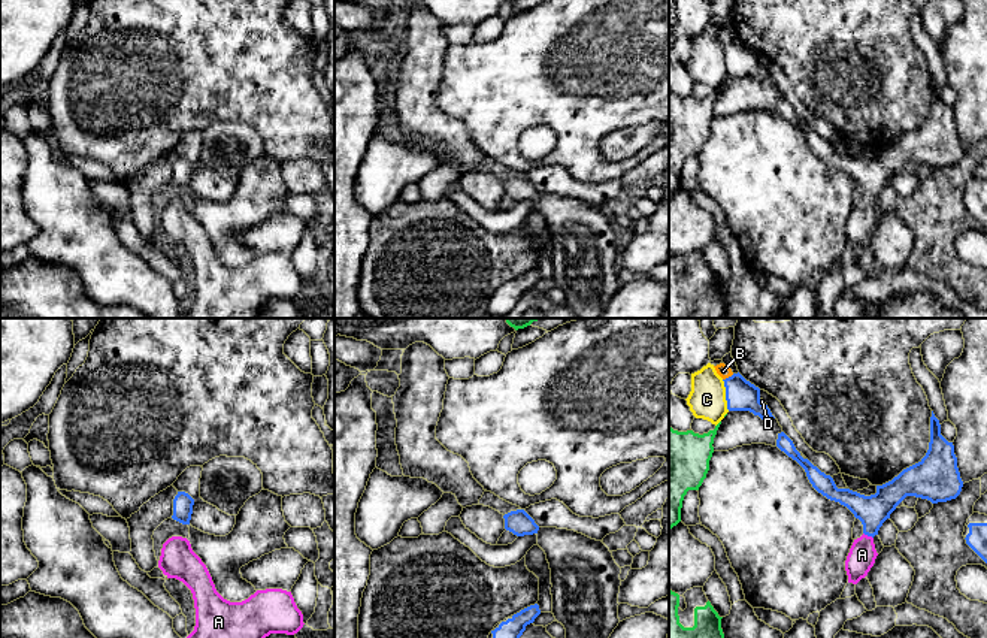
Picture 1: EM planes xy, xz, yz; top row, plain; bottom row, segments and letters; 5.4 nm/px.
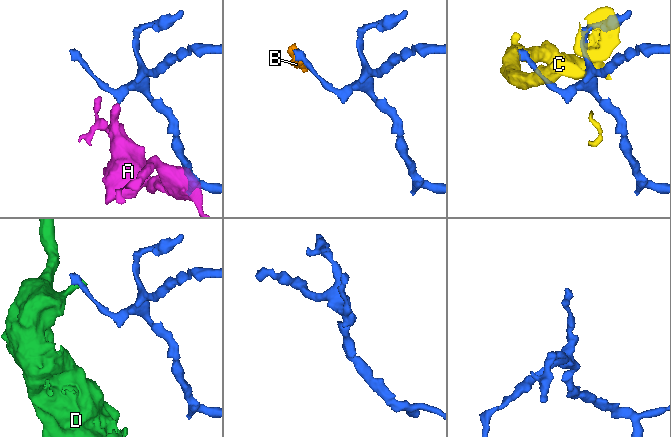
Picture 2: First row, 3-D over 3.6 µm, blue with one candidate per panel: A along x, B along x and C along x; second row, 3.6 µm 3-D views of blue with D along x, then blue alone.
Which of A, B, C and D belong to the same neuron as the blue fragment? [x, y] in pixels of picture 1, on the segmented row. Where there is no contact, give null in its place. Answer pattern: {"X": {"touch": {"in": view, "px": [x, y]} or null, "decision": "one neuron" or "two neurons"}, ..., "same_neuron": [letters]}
{"A": {"touch": {"in": "yz", "px": [868, 535]}, "decision": "one neuron"}, "B": {"touch": {"in": "yz", "px": [729, 377]}, "decision": "two neurons"}, "C": {"touch": {"in": "yz", "px": [726, 395]}, "decision": "two neurons"}, "D": {"touch": {"in": "yz", "px": [760, 402]}, "decision": "two neurons"}, "same_neuron": ["A"]}

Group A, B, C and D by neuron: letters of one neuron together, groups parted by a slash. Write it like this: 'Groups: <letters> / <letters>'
Groups: A / B / C / D

